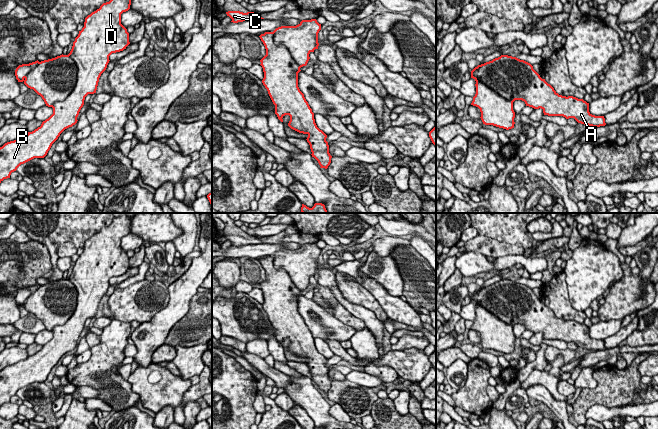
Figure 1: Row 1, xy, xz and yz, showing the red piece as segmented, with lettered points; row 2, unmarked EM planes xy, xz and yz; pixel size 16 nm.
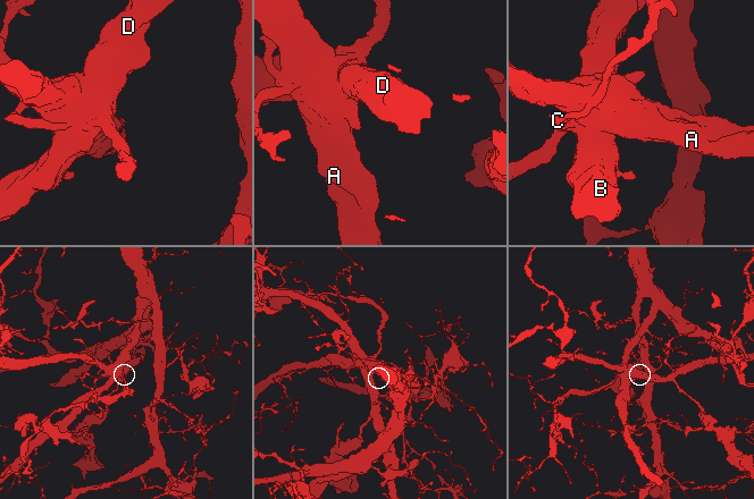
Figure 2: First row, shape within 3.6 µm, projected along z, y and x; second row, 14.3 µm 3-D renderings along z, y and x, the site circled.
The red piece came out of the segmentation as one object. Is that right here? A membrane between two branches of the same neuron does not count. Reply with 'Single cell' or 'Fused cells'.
Single cell

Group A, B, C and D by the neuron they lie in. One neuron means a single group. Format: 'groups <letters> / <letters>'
groups A B C D

